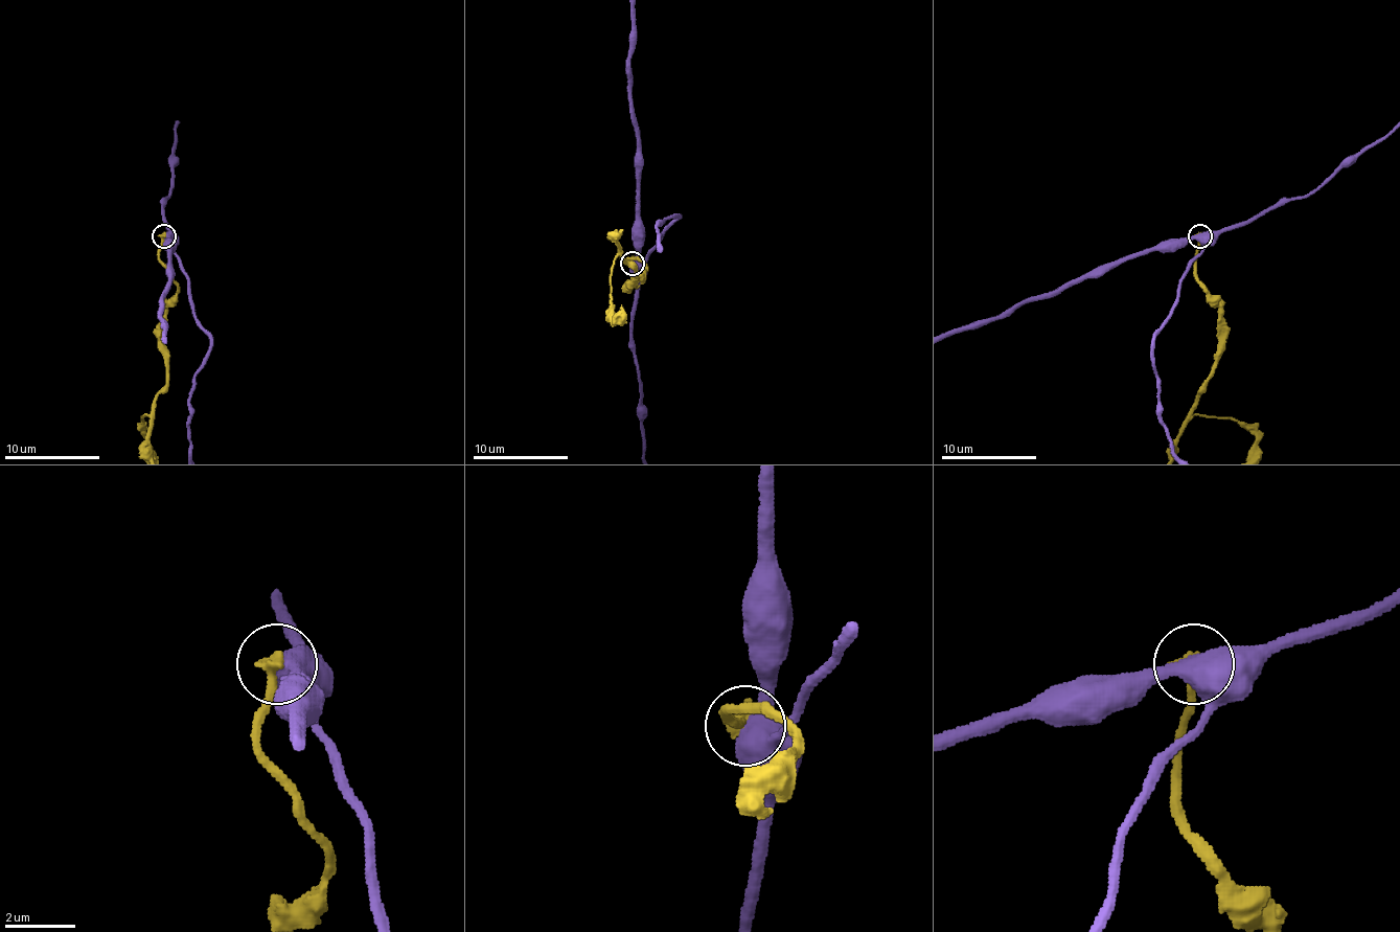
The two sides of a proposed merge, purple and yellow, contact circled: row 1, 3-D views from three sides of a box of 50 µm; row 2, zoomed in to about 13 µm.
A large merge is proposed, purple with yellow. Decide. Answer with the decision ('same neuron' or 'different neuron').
different neuron

